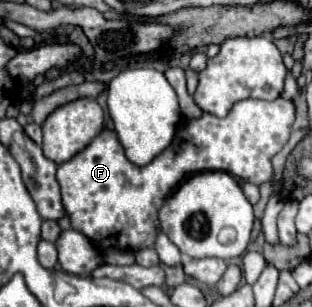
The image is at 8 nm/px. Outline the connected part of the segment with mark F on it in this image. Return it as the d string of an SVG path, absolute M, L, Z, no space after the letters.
M240 100L224 118L204 114L198 120L184 120L174 142L142 168L128 162L116 134L104 130L72 160L58 166L56 178L62 188L64 208L72 226L86 234L100 250L138 250L152 246L160 228L156 222L158 210L182 178L202 170L224 170L260 186L270 180L270 158L288 142L292 122L294 104L290 100Z

